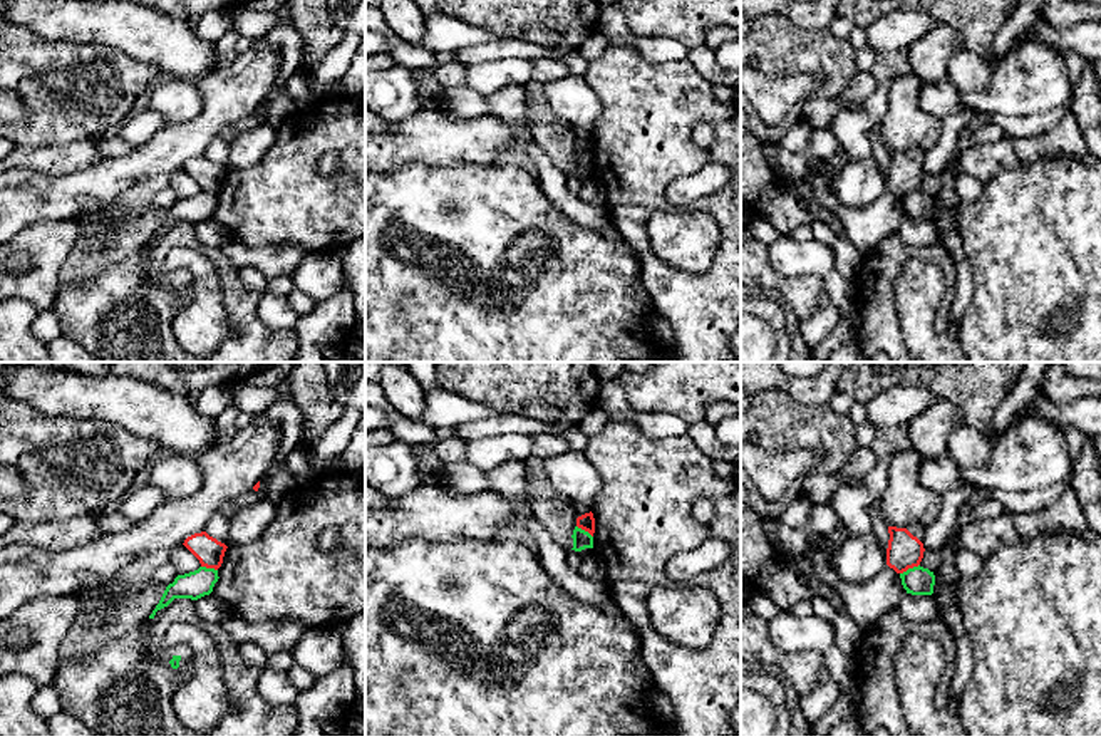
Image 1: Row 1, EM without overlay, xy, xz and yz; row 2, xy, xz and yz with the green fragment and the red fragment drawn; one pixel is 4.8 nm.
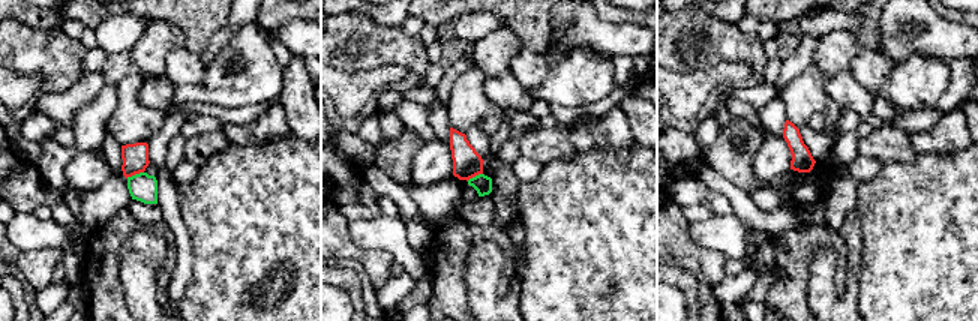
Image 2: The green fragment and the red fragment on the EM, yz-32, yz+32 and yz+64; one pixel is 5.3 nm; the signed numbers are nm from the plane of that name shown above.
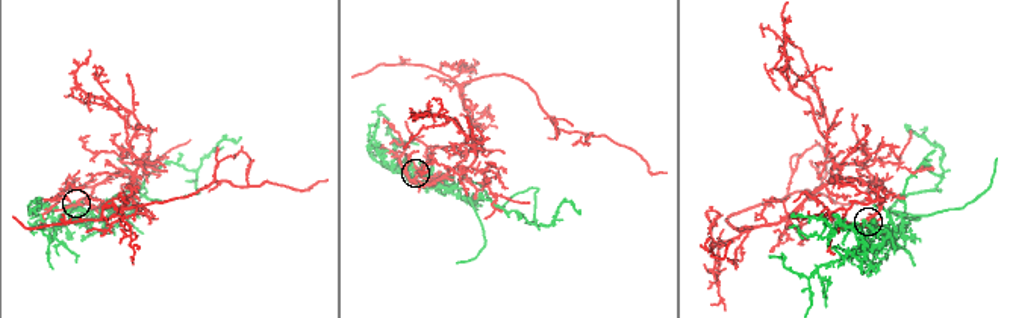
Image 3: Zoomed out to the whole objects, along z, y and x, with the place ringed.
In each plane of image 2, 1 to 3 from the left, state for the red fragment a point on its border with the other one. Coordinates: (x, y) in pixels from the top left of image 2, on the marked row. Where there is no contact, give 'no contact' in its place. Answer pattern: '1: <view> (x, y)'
1: yz-32 (134, 176)
2: yz+32 (476, 176)
3: no contact

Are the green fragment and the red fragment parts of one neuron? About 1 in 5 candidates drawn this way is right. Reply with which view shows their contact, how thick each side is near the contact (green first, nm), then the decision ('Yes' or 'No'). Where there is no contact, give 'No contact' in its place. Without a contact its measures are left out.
Touches green in yz. Thickness 140 nm (green) against 170 nm. No

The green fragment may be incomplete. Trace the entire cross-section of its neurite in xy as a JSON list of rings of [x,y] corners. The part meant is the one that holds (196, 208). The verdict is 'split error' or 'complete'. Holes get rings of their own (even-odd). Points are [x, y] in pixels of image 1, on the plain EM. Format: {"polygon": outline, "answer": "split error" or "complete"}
{"polygon": [[[199,191],[194,196],[178,200],[174,206],[166,211],[149,243],[154,243],[156,236],[168,231],[174,223],[198,225],[204,220],[209,220],[218,203],[218,194],[206,191]]], "answer": "complete"}

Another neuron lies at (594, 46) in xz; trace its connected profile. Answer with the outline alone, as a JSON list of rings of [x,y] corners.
[[[595,30],[580,47],[578,52],[580,55],[587,60],[597,60],[605,47],[608,45],[608,37]]]

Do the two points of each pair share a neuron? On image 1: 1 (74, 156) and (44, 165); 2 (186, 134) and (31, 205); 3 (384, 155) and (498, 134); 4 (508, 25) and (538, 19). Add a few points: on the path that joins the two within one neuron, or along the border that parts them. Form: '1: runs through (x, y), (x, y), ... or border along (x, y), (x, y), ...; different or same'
1: runs through (67, 158), (51, 160); same
2: runs through (148, 160), (103, 183), (69, 195); same
3: runs through (413, 141), (470, 141); same
4: runs through (515, 19), (532, 19); same

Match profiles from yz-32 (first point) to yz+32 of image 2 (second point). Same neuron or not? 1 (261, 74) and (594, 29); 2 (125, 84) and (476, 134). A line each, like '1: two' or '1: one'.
1: two
2: two

